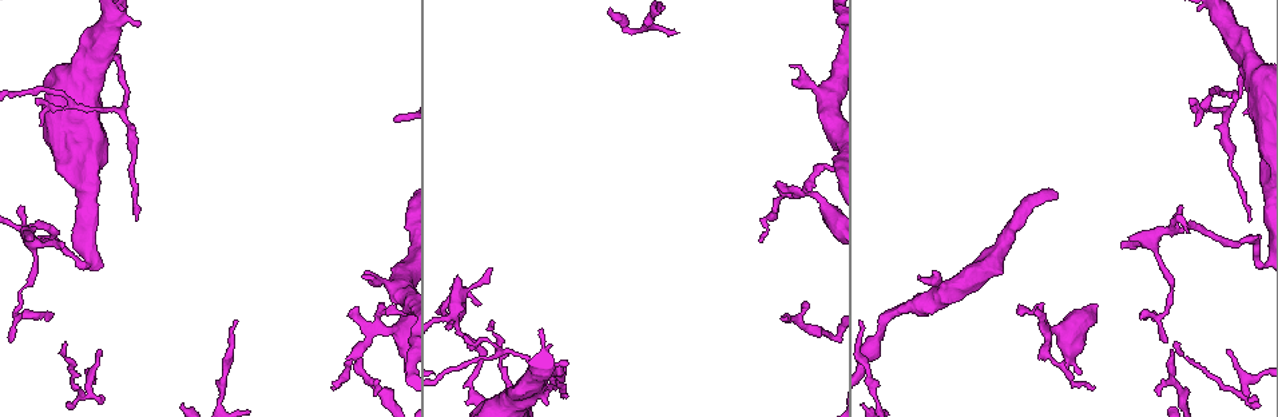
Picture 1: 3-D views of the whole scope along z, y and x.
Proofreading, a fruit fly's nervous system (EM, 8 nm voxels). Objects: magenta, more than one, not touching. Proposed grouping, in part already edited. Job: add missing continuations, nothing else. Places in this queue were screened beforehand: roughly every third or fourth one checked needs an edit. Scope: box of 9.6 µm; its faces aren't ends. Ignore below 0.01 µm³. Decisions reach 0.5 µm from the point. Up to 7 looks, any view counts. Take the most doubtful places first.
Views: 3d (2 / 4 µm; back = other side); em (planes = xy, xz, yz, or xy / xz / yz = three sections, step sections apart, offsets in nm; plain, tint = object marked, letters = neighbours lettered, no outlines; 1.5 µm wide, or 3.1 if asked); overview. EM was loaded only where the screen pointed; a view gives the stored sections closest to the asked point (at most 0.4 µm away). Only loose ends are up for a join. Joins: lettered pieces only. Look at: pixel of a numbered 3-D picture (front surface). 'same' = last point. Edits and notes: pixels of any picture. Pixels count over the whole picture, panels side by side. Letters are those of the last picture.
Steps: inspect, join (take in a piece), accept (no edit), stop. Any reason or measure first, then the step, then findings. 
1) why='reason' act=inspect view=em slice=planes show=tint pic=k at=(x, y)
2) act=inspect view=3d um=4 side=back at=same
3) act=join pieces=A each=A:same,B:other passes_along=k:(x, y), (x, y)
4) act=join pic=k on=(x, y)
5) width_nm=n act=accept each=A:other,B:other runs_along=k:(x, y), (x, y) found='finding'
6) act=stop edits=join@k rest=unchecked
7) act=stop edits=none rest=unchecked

act=inspect view=3d um=2 pic=1 at=(364, 275)

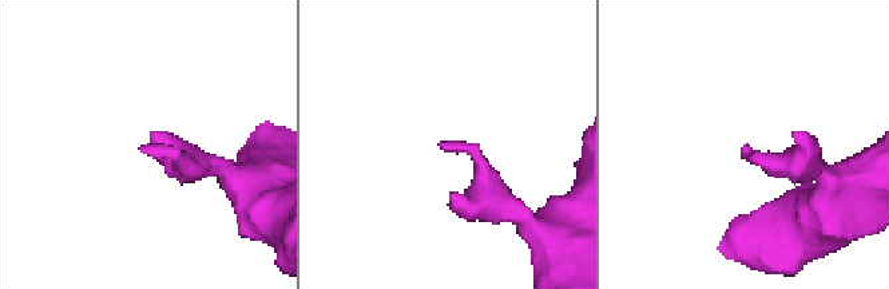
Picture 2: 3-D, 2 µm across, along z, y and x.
why='shape alone is not enough' act=inspect view=em slice=planes show=letters pic=2 at=(446, 143)

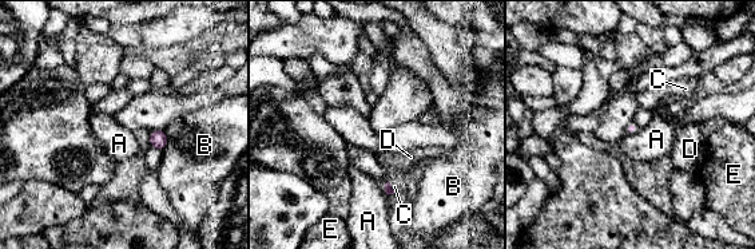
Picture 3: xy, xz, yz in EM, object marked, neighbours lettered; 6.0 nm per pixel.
longest_contact=B:130nm act=accept each=A:other,B:other,C:other,D:other,E:other border=3:(638, 129), (631, 134), (626, 134) found='no lettered piece goes on from it'

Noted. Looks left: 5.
why='tapers out' act=inspect view=em slice=yz step=8 show=letters pic=1 at=(1159, 395)

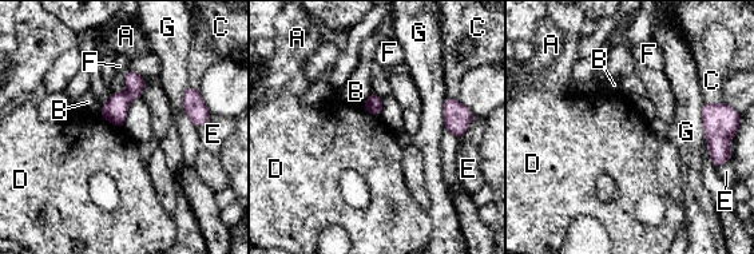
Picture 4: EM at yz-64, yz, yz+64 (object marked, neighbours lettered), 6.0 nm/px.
act=accept each=A:other,B:other,C:other,D:other,E:other,F:other,G:other border=4:(99, 114), (116, 126), (123, 127) found='none of them fits'

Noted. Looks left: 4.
why='free end' act=inspect view=em slice=planes show=letters pic=1 at=(450, 329)

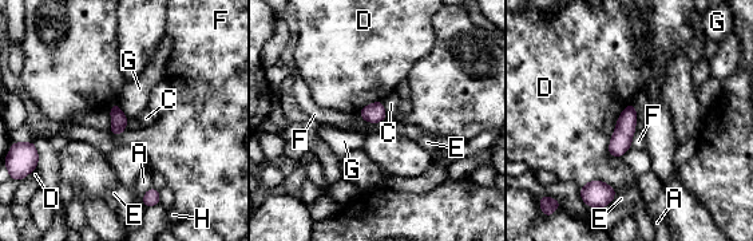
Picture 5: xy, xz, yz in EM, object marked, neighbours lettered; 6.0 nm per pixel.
act=accept each=A:other,C:other,D:other,E:other,F:other,G:other,H:other border=5:(630, 102), (634, 106), (637, 118) found='none of them fits'

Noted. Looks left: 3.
act=stop edits=none rest=unchecked

